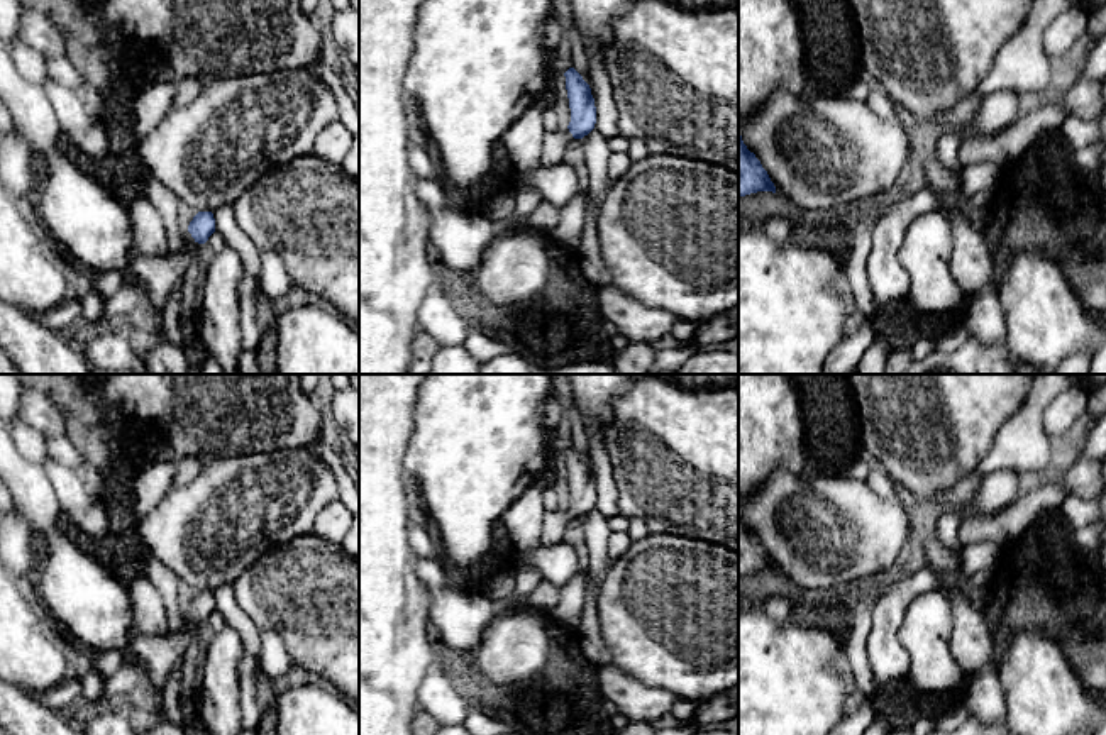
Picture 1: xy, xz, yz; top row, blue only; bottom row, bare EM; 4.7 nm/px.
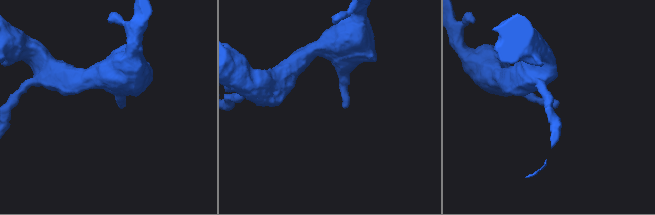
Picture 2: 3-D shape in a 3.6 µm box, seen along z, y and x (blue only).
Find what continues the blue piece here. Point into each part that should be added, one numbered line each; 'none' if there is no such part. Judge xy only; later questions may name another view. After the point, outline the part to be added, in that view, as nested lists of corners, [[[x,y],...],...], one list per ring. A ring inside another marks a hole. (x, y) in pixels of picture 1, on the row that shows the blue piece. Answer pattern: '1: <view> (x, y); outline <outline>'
1: xy (160, 275); outline [[[181,232],[183,246],[178,254],[169,251],[164,256],[146,256],[132,252],[129,271],[142,283],[144,293],[149,296],[154,310],[164,312],[166,301],[173,290],[183,283],[186,273],[196,261],[196,240],[190,232]]]

